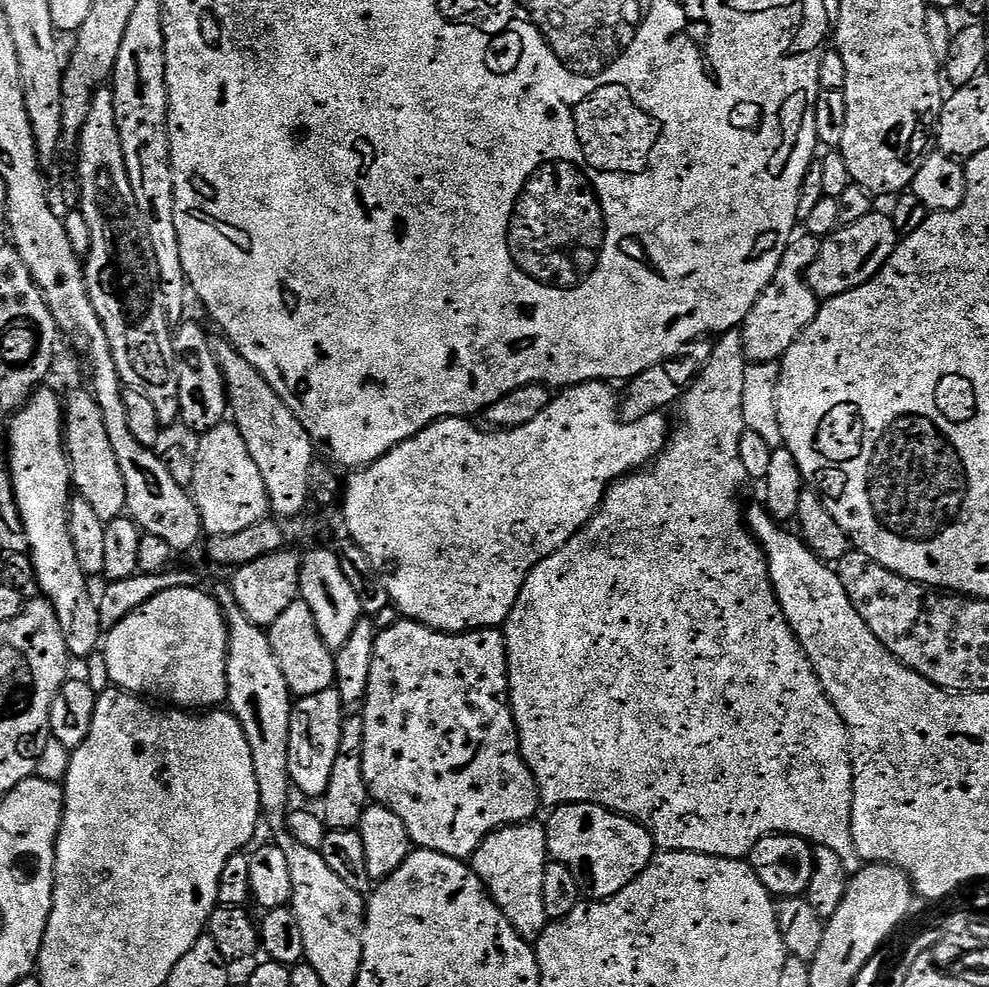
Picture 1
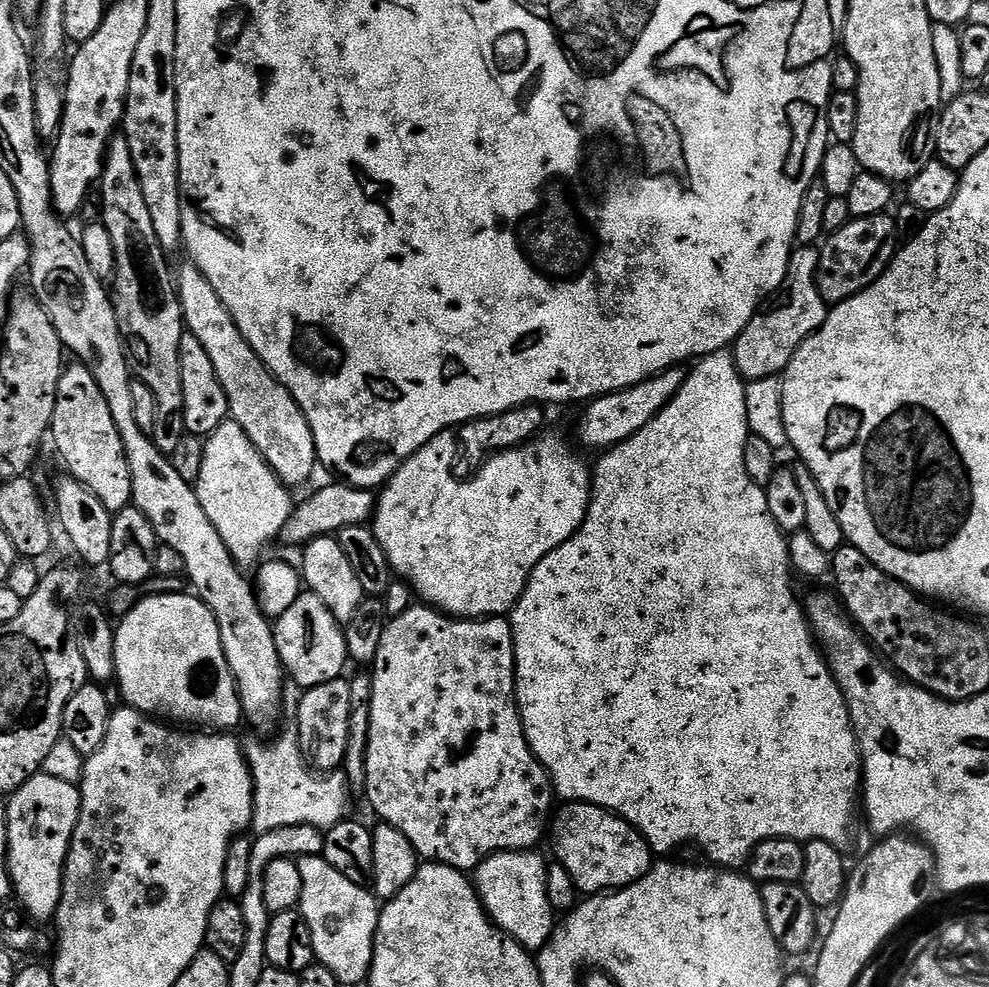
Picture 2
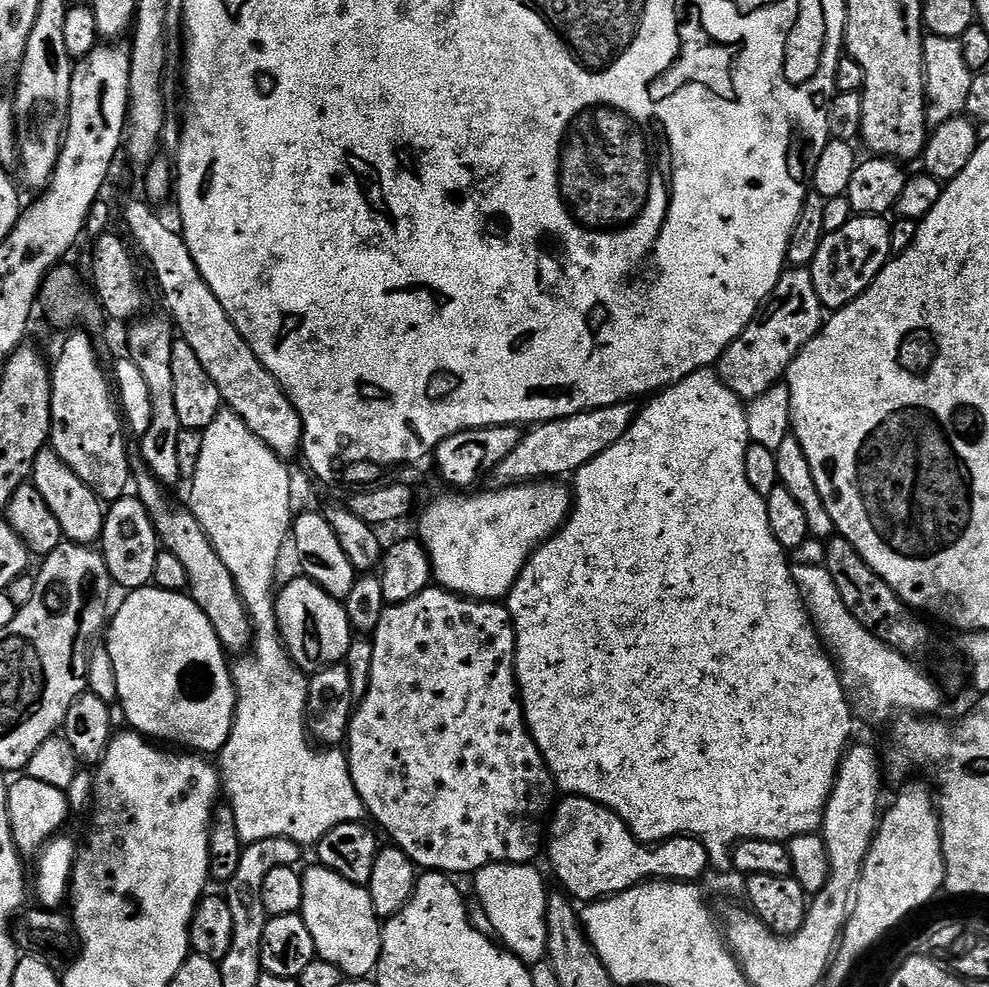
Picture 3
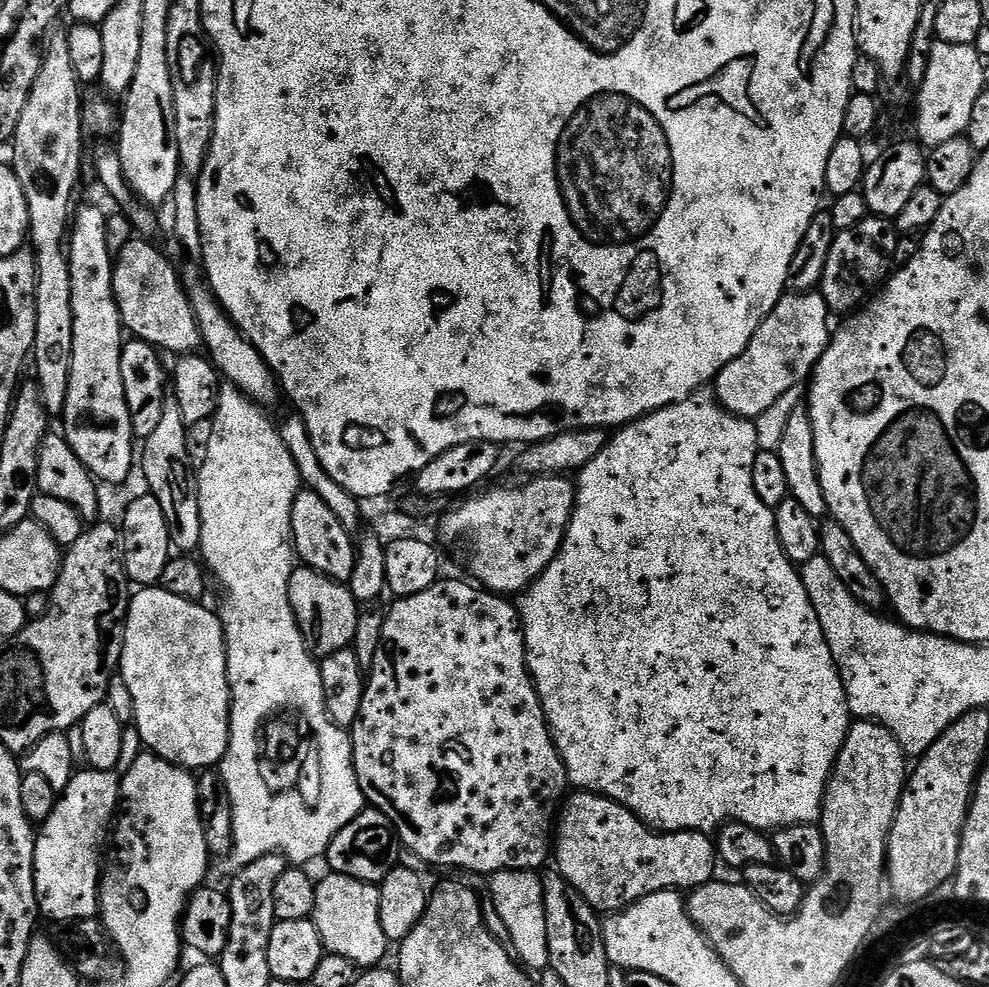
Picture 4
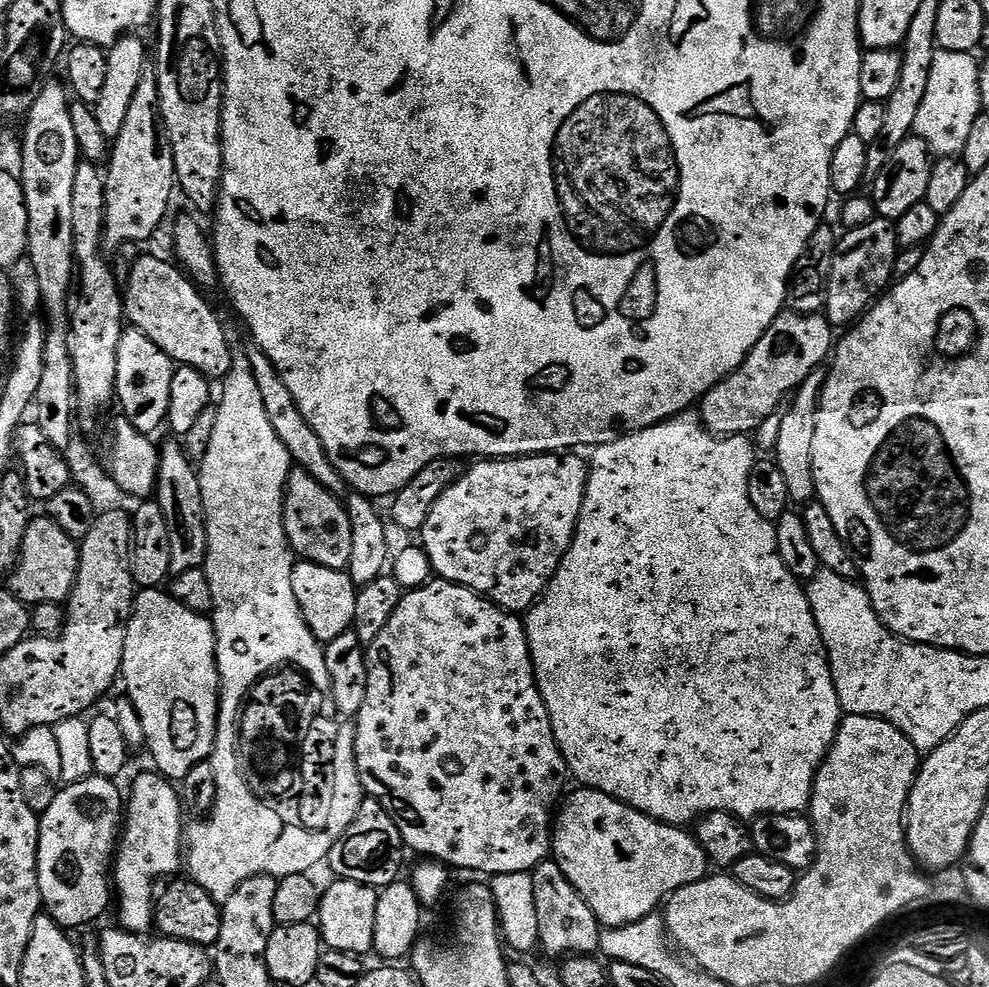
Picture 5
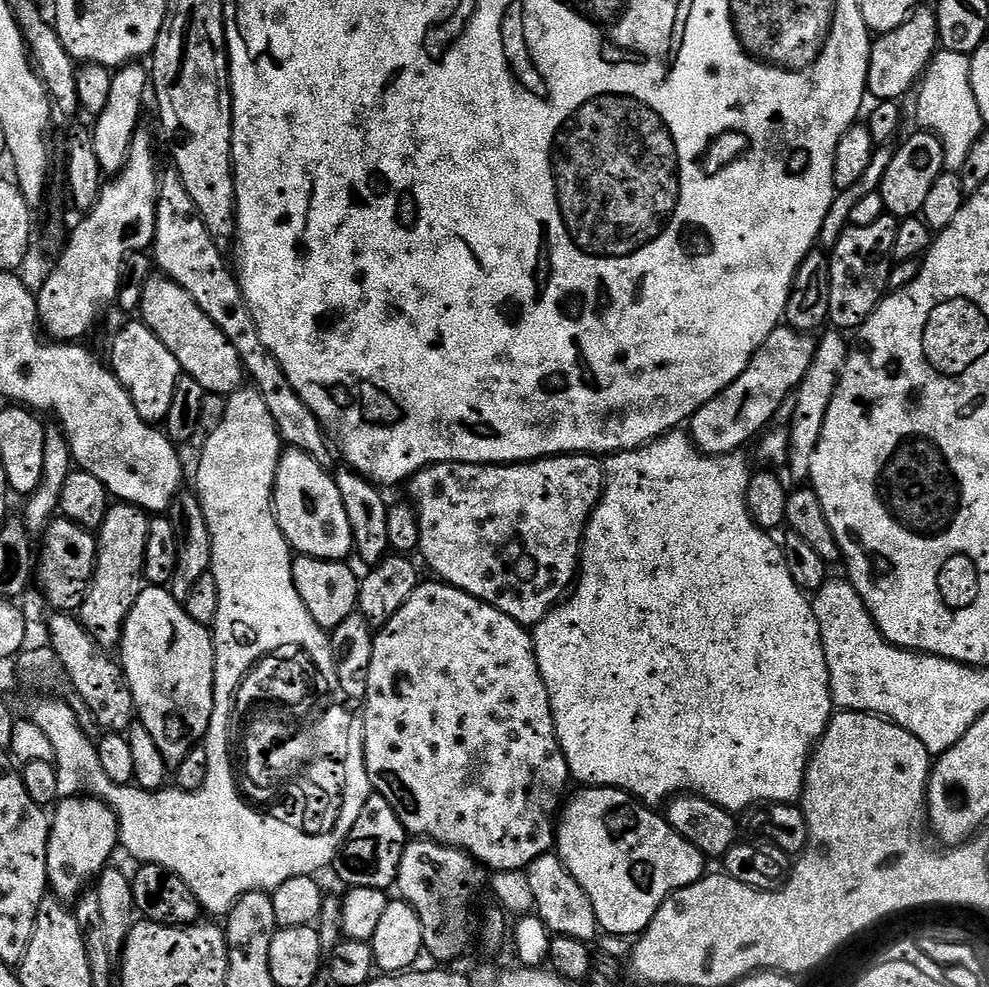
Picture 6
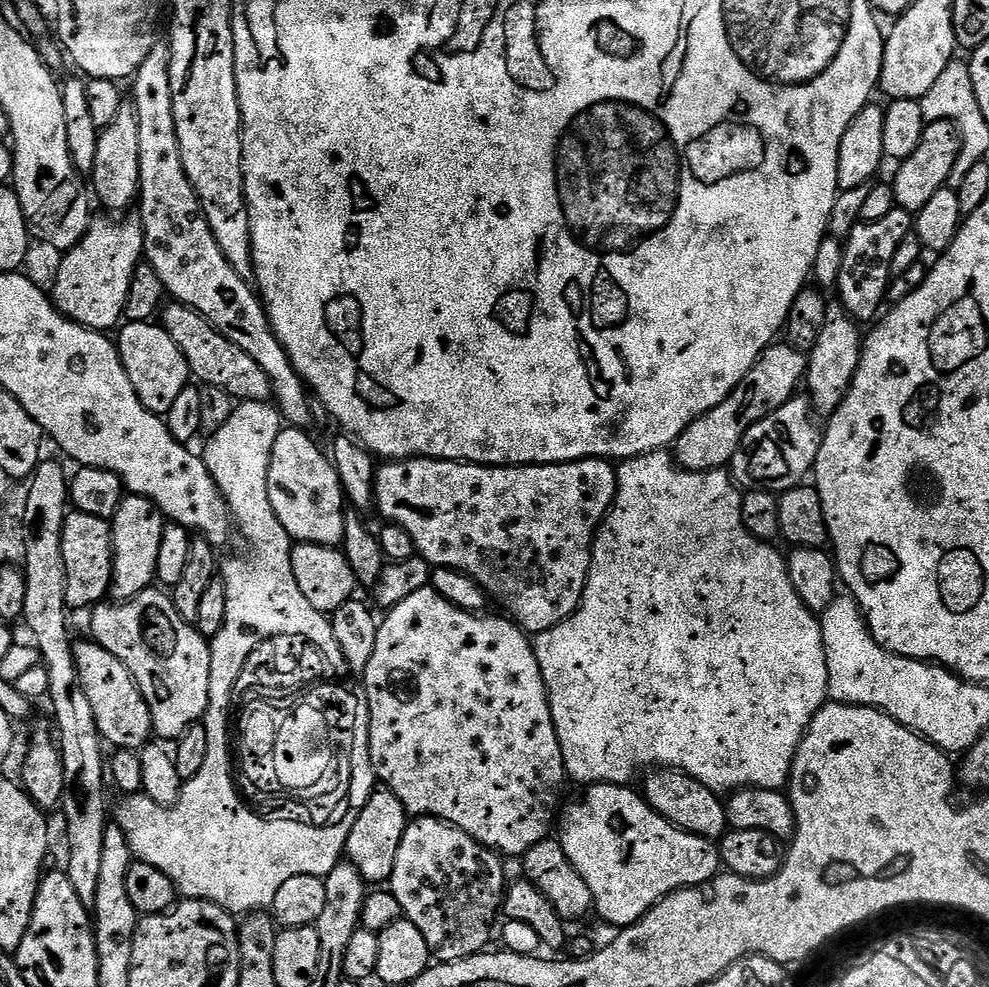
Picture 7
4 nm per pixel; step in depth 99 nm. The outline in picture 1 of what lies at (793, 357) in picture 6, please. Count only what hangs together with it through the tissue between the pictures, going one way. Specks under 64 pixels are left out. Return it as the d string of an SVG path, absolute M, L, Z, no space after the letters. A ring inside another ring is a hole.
M807 234L800 235L788 245L770 286L766 286L766 290L744 319L744 355L753 364L783 360L786 350L790 350L790 346L794 346L802 330L806 330L806 326L814 322L816 311L820 309L821 301L808 285L808 271L820 249L820 240Z

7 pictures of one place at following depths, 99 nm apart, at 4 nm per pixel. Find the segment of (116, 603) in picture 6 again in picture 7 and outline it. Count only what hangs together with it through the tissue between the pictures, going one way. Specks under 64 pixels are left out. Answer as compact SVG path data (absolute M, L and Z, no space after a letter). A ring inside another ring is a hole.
M125 495L110 521L112 525L112 586L113 601L133 600L137 594L153 587L156 580L159 543L166 517L156 509L156 503L145 496Z

